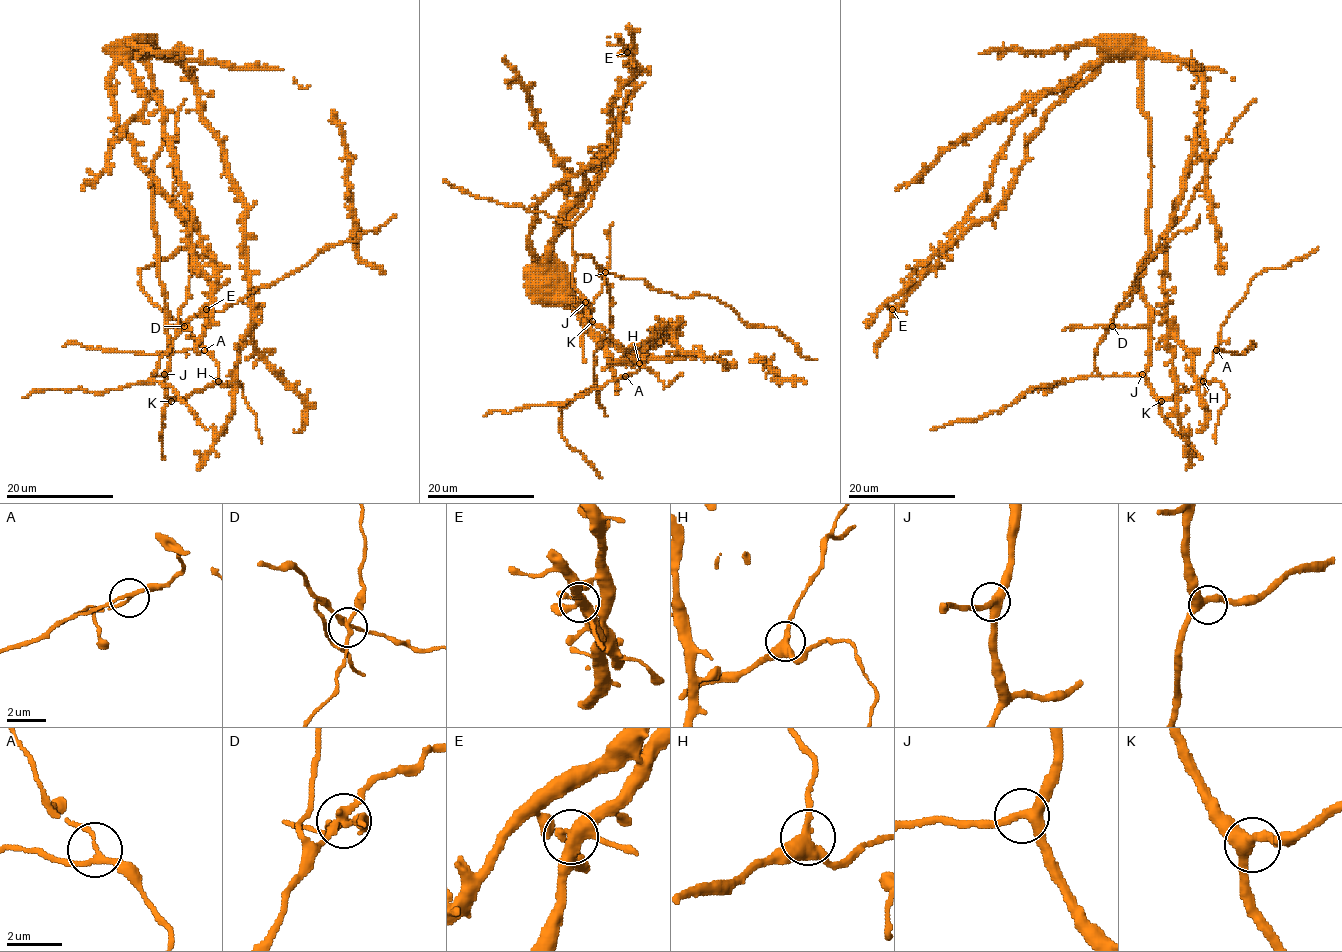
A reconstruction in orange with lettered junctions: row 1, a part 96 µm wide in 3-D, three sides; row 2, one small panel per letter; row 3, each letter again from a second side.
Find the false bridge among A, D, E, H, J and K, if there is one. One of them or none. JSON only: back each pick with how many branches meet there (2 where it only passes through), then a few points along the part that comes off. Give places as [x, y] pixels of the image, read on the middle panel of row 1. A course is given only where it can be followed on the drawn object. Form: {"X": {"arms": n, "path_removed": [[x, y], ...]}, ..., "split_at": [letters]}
{"D": {"arms": 4, "path_removed": [[605, 273], [611, 248], [608, 231], [613, 223]]}, "split_at": ["D"]}

